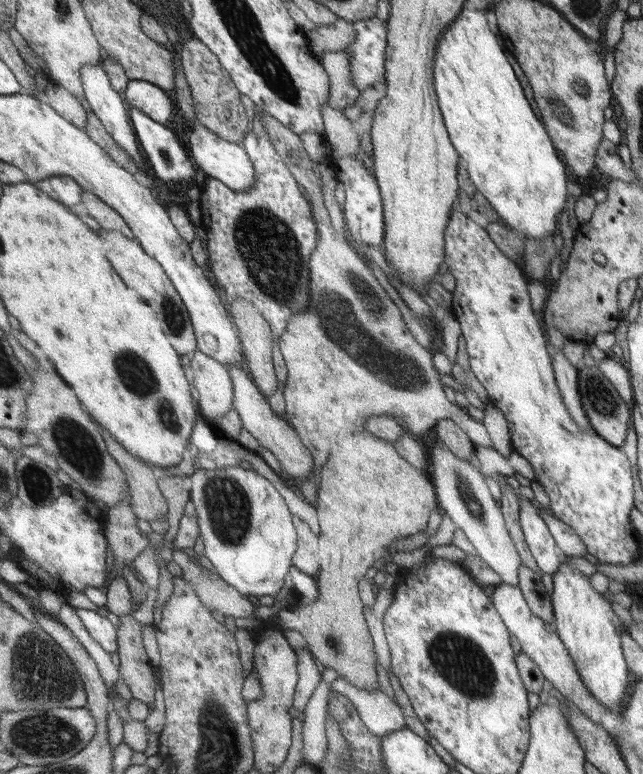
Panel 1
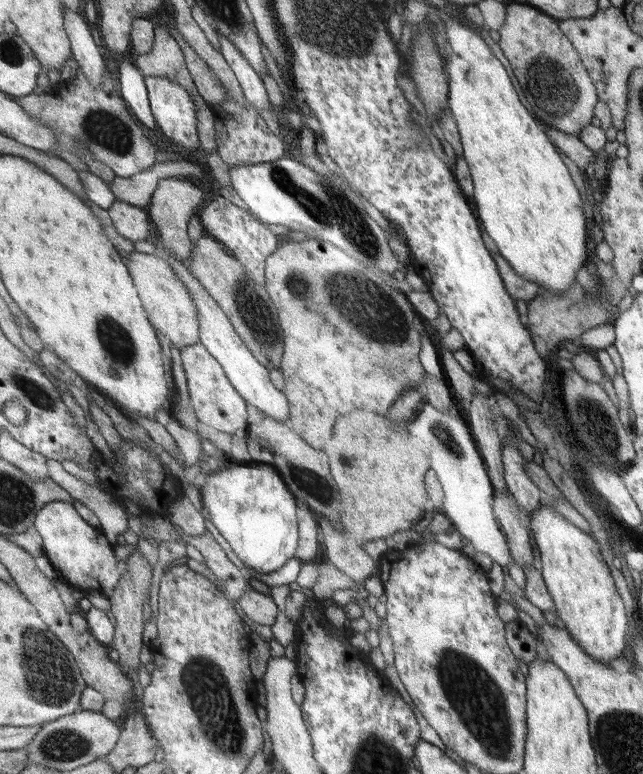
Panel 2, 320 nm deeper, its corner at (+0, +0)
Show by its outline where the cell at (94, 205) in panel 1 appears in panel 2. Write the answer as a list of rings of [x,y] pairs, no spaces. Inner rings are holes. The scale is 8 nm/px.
[[[117,199],[115,204],[108,210],[117,230],[129,240],[139,242],[148,240],[151,232],[150,216],[145,214],[142,207],[133,206],[128,202]]]

